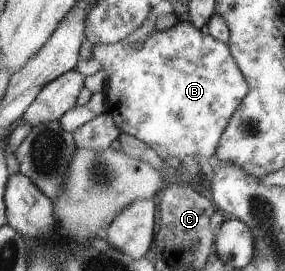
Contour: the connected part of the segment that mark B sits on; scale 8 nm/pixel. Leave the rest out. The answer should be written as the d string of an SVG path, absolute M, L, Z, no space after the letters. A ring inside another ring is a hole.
M186 19L165 31L148 34L140 46L135 43L94 45L94 49L87 46L86 54L99 60L102 66L98 81L106 87L104 110L112 115L121 132L144 142L163 160L182 160L196 154L212 160L229 120L250 92L249 80L238 66L230 46Z

